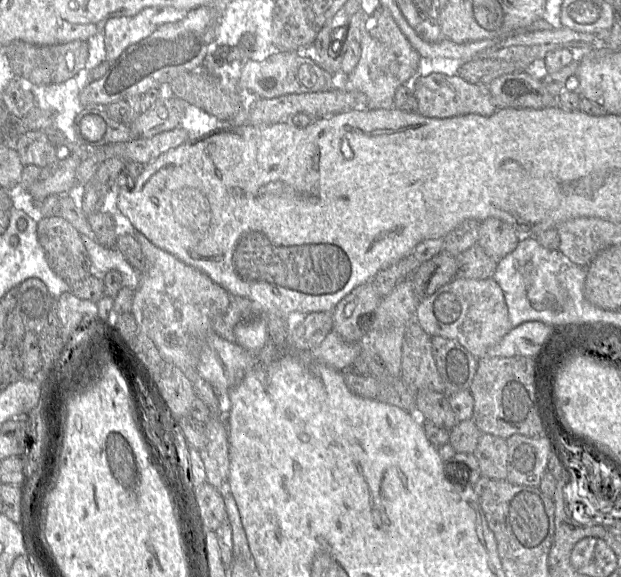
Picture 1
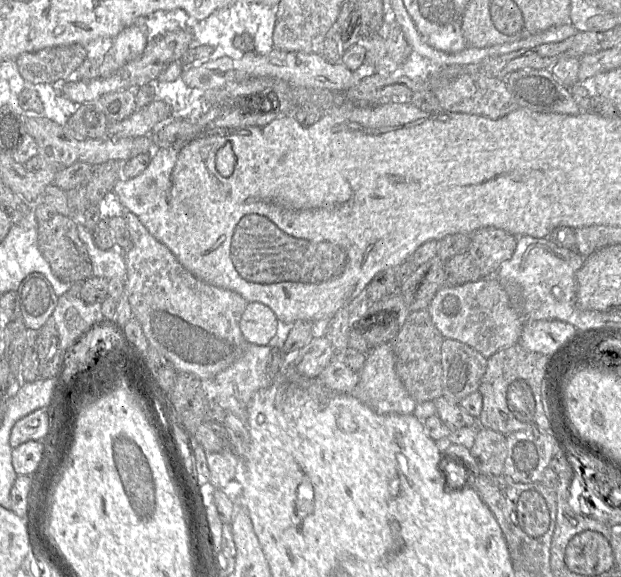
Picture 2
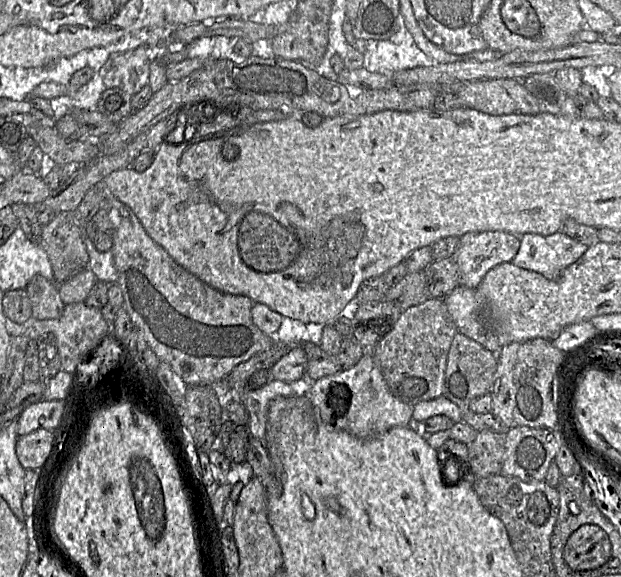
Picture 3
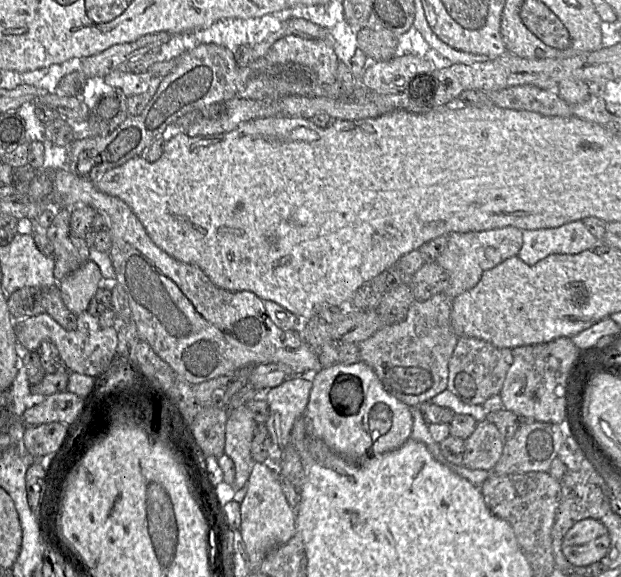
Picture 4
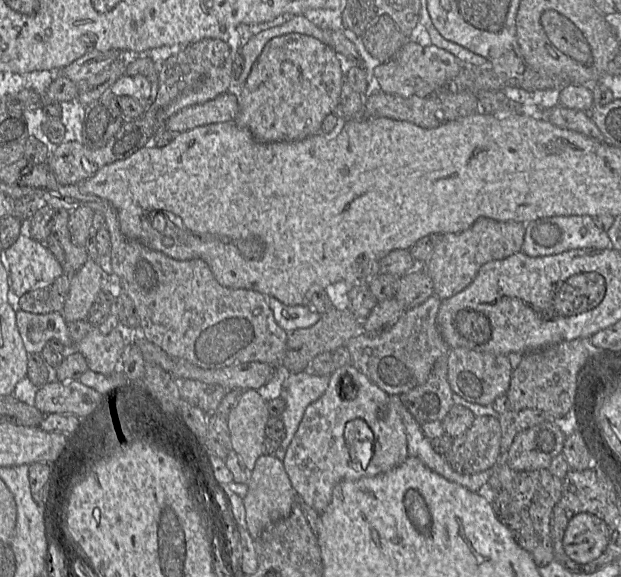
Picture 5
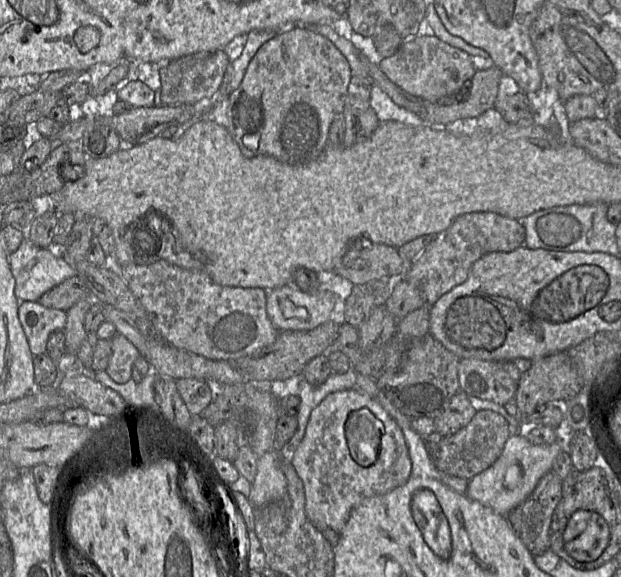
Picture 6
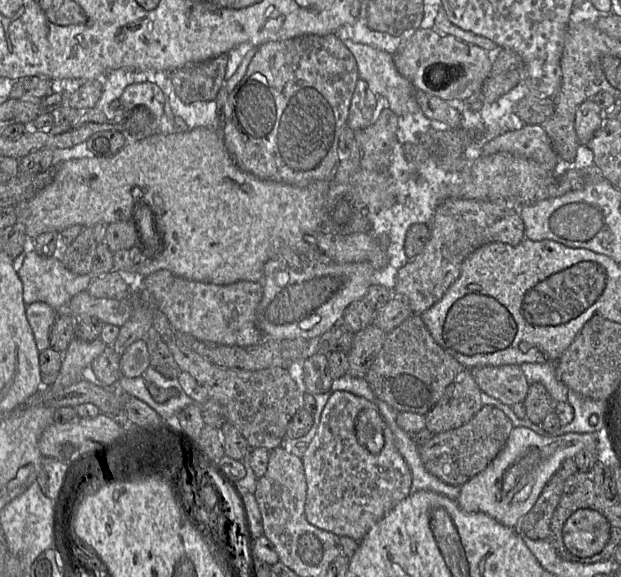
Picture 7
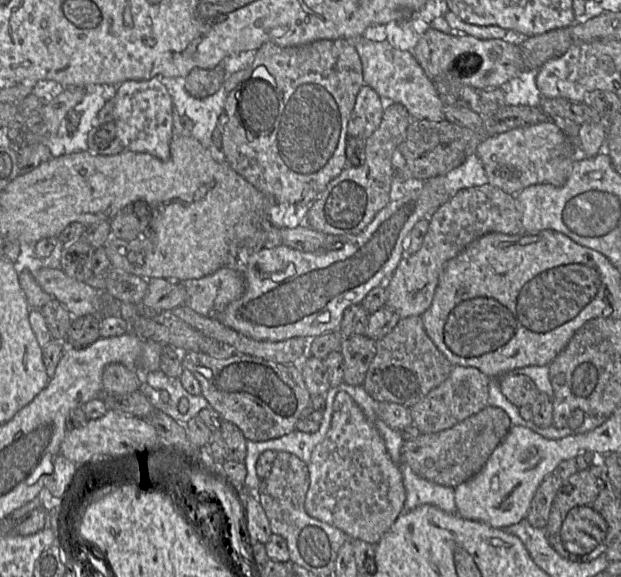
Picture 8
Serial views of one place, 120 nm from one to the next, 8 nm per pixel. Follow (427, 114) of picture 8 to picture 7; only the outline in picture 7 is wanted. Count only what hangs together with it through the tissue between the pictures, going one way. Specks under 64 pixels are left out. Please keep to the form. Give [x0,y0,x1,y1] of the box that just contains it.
[342,39,421,116]

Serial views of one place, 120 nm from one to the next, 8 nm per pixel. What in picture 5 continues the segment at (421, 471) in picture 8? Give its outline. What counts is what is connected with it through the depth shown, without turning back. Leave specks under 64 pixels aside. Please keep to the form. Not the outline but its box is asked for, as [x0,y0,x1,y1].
[444,417,501,474]

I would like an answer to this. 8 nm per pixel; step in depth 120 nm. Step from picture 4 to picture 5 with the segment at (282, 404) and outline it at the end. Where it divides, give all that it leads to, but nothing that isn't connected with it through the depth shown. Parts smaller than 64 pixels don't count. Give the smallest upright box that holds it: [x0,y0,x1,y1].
[274,369,330,460]

